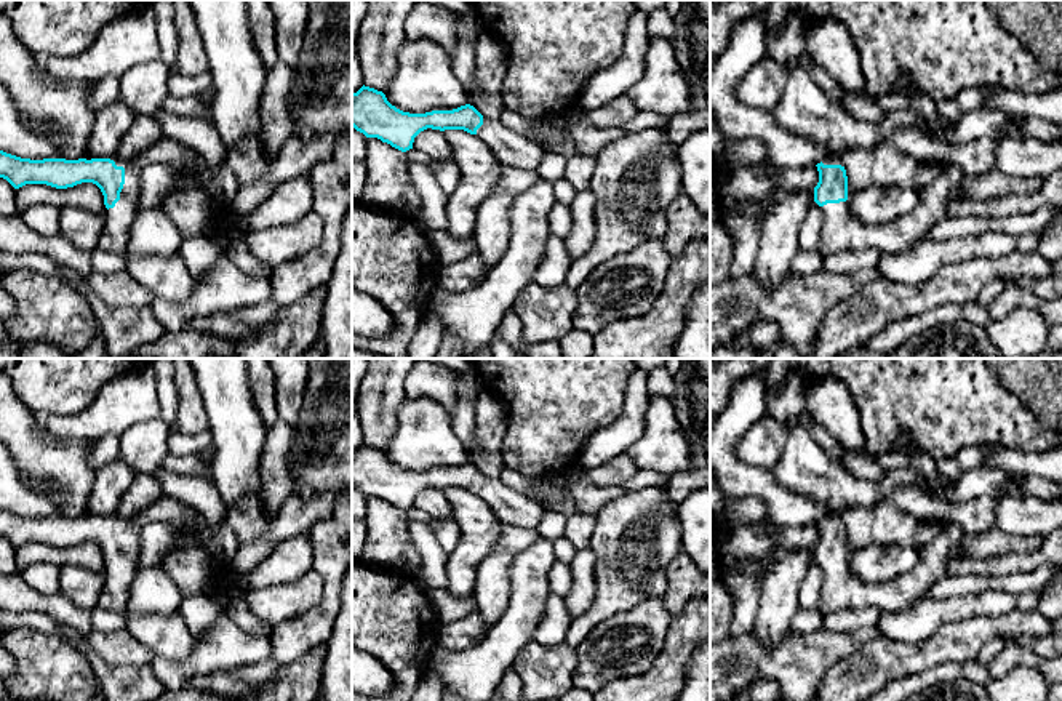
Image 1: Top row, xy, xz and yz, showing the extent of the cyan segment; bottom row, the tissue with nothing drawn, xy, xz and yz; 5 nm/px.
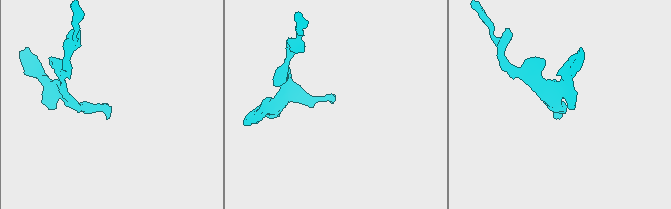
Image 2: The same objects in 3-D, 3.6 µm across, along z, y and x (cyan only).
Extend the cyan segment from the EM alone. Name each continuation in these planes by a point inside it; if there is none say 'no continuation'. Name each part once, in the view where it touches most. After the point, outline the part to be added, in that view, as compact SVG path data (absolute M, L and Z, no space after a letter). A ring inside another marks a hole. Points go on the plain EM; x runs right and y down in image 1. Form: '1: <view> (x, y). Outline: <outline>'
1: xy (115, 594). Outline: M109 515L117 525L125 527L125 543L120 559L114 567L106 568L106 583L98 599L98 607L106 611L126 613L131 597L131 584L141 570L139 544L141 528L134 523L134 517Z

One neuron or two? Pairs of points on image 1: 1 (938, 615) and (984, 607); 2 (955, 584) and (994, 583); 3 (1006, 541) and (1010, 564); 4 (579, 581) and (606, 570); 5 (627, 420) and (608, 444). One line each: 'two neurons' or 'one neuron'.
1: one neuron
2: one neuron
3: two neurons
4: two neurons
5: one neuron

